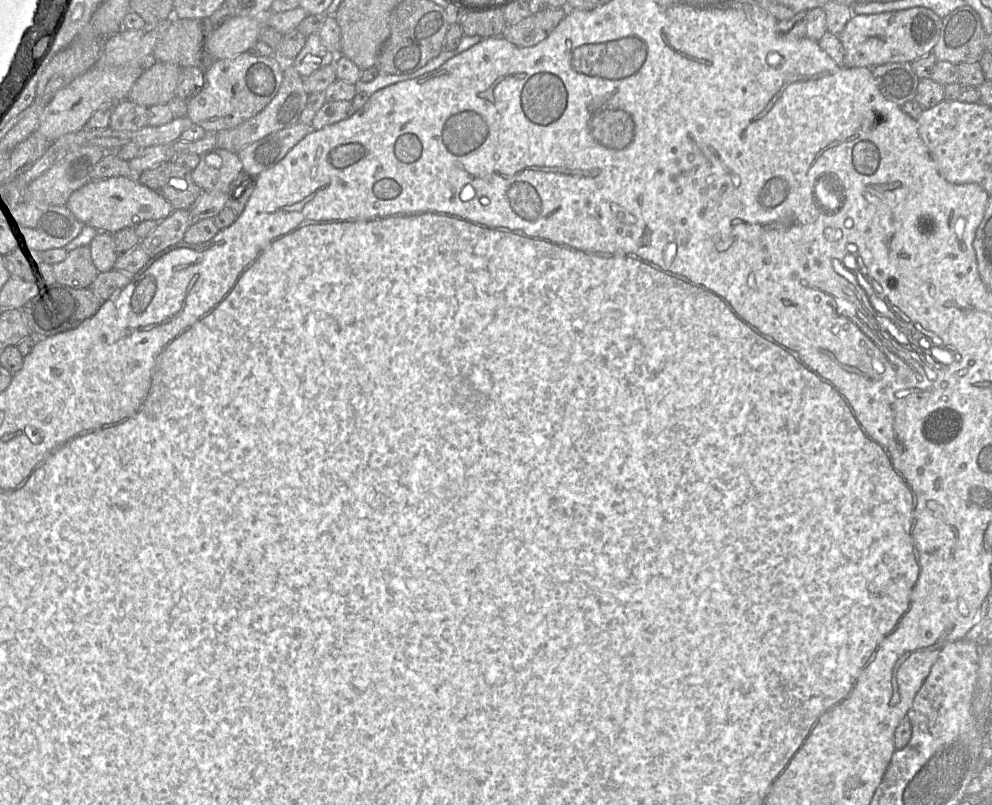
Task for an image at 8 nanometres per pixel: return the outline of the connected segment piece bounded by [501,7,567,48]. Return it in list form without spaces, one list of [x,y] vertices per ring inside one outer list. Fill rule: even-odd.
[[[546,8],[516,24],[507,25],[502,37],[519,48],[531,47],[544,40],[562,21],[567,8]]]

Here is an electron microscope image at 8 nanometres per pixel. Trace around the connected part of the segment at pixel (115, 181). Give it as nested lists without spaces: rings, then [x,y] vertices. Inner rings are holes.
[[[136,176],[90,180],[70,196],[66,206],[85,226],[92,226],[99,232],[112,235],[125,228],[134,228],[147,220],[163,220],[174,211],[164,197],[141,184]]]

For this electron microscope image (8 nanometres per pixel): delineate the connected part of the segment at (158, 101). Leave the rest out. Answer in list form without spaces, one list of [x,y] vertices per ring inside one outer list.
[[[152,60],[134,82],[128,98],[146,108],[168,104],[176,96],[180,72],[179,66]]]

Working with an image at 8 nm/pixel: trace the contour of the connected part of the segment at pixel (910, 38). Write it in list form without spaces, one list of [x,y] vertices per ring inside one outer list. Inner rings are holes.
[[[913,7],[878,14],[853,14],[838,34],[847,68],[874,68],[883,64],[909,63],[932,53],[938,41],[942,18],[932,10]]]

